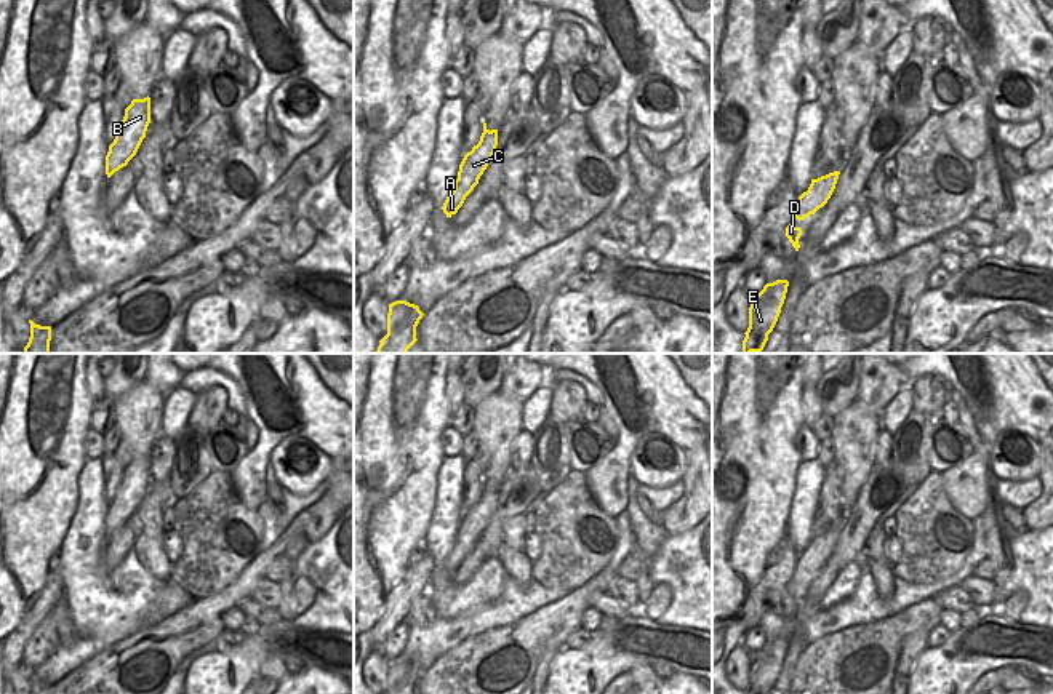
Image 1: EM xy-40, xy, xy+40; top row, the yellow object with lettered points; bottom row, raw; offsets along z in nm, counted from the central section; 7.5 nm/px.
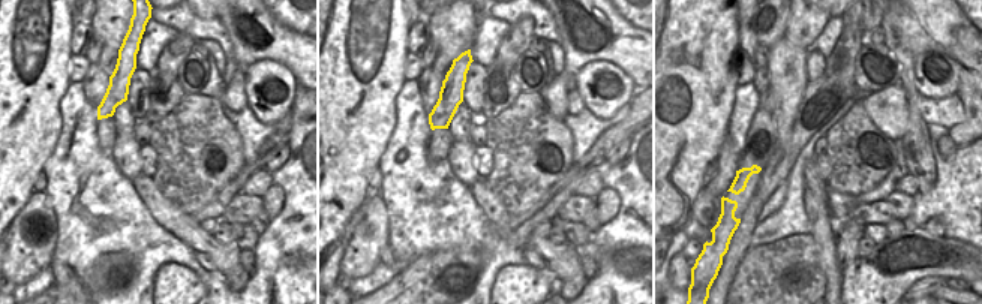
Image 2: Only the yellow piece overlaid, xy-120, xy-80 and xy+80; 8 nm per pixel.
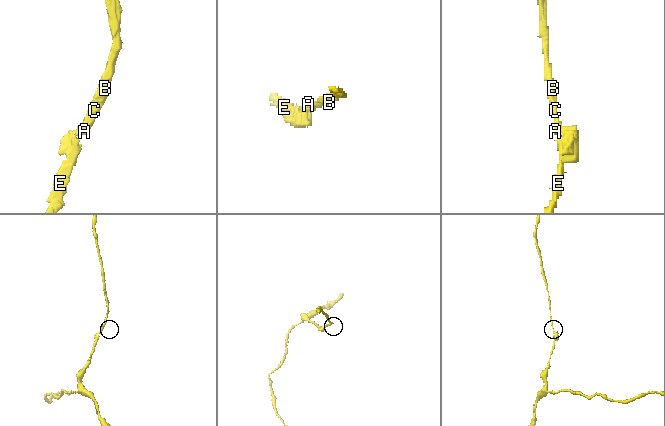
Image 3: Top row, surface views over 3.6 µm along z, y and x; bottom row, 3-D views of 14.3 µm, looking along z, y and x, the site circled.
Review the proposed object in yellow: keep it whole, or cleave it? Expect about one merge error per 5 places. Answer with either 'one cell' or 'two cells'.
one cell

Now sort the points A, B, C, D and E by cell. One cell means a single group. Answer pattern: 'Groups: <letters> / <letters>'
Groups: A B C D E

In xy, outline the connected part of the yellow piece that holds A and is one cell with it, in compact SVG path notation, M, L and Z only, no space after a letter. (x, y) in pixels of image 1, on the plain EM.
M483 480L483 491L477 504L467 510L459 523L458 537L453 550L446 555L442 568L446 576L451 576L462 564L466 555L478 542L480 534L486 528L498 504L498 488L488 488Z

